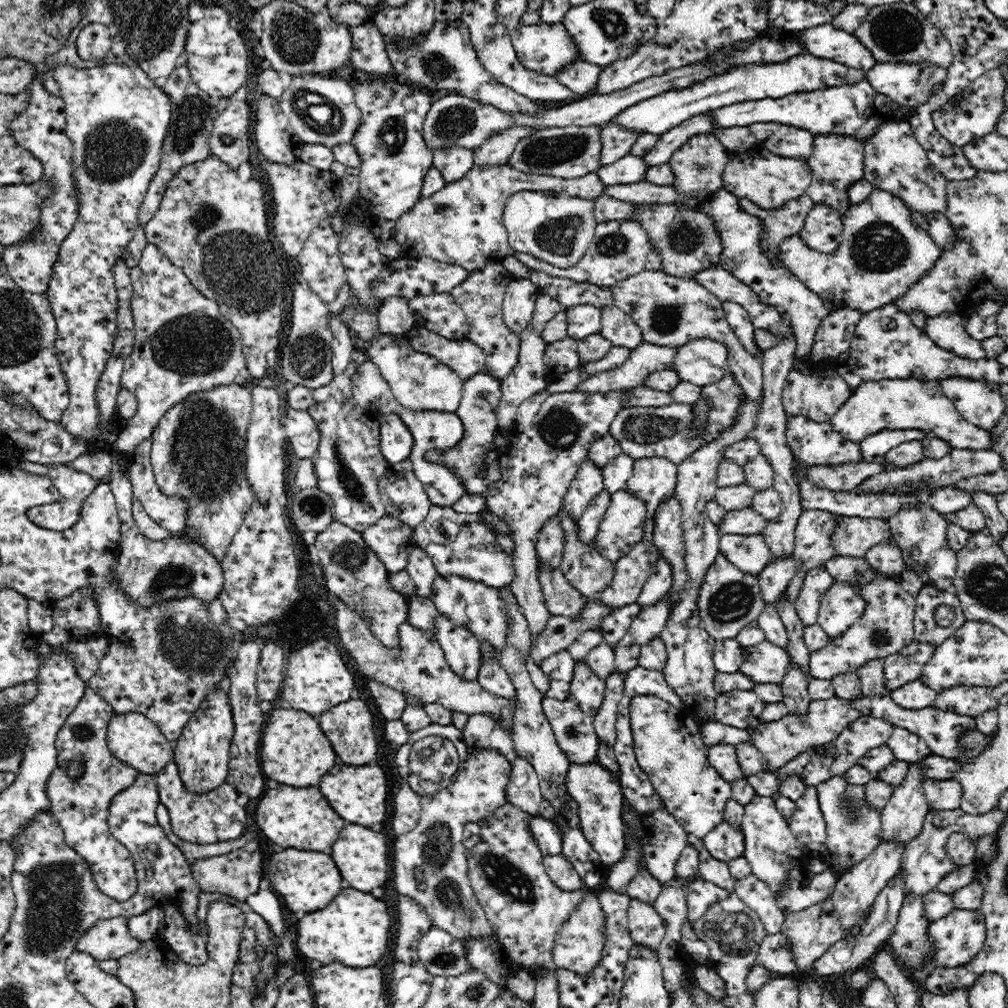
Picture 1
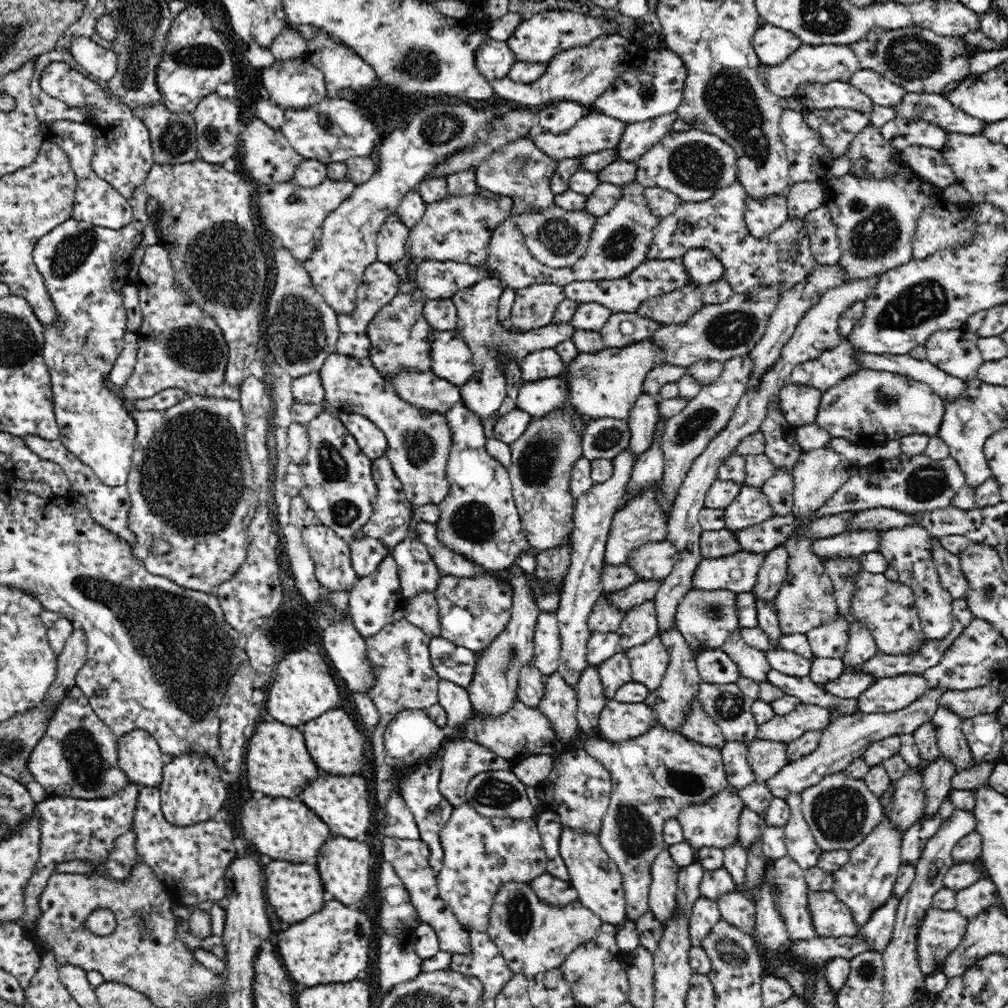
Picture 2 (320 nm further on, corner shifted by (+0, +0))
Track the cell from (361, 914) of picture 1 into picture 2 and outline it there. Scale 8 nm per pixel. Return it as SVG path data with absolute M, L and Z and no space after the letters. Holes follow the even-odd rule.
M328 897L320 912L278 934L276 953L289 971L290 978L304 986L351 981L356 979L358 972L368 968L372 936L374 926L364 912Z

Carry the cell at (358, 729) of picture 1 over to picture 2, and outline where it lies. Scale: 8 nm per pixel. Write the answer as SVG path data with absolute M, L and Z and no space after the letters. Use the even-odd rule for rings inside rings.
M336 708L323 713L319 718L306 722L301 728L305 735L305 744L312 753L317 767L322 772L330 772L338 776L350 776L359 774L364 766L364 733L356 728L356 724L350 720L350 716Z

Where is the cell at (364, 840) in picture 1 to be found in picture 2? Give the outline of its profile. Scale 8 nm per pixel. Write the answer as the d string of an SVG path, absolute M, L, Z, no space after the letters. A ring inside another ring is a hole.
M330 836L318 851L314 863L321 873L327 897L340 900L342 904L349 906L356 906L366 898L370 890L372 864L374 864L372 852L366 843L348 839L346 836Z

